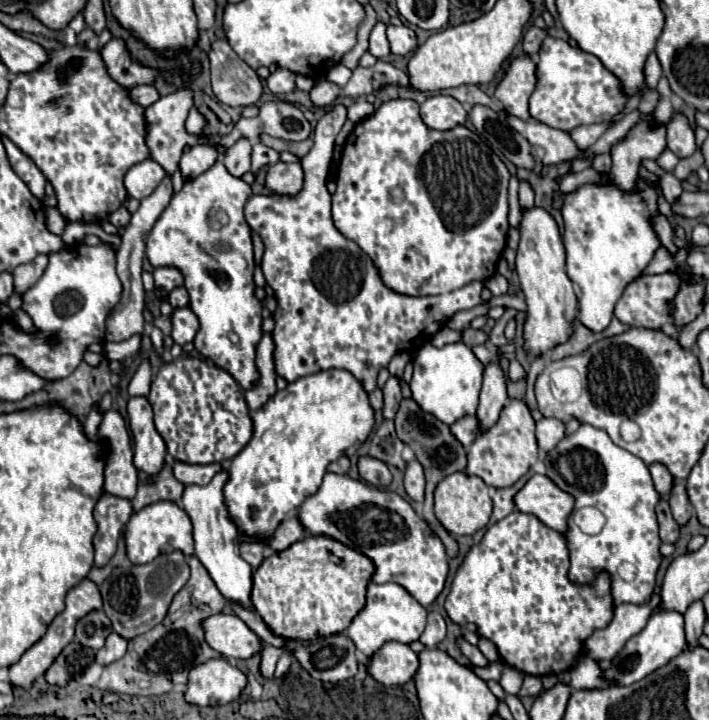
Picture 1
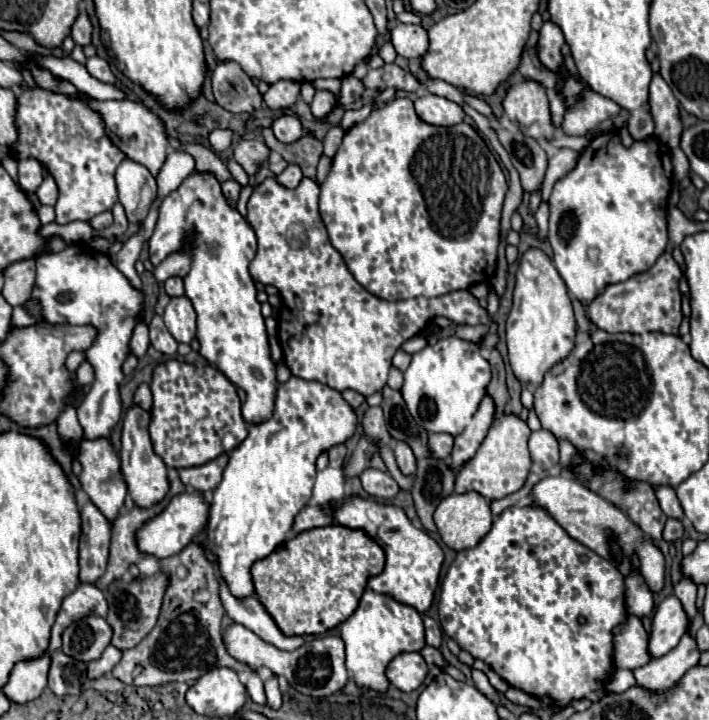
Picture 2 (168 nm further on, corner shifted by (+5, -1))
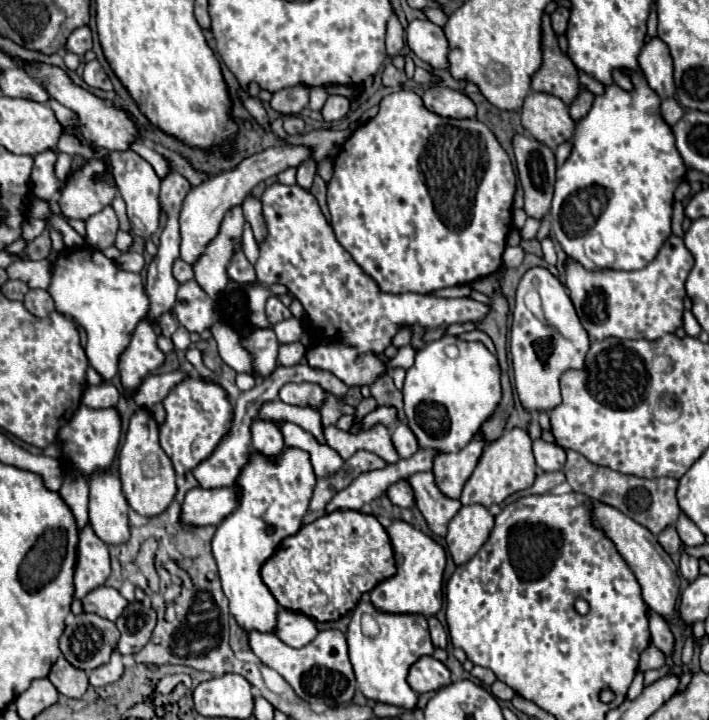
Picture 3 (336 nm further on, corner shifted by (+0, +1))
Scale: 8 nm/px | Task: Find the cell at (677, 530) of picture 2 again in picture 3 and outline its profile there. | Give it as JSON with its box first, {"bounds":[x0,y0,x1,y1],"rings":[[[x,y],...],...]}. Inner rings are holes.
{"bounds":[657,526,681,554],"rings":[[[675,526],[665,528],[665,532],[661,532],[661,534],[657,536],[657,542],[663,546],[663,550],[665,550],[667,554],[675,554],[675,552],[681,550],[681,540],[679,540],[679,534],[677,534]]]}

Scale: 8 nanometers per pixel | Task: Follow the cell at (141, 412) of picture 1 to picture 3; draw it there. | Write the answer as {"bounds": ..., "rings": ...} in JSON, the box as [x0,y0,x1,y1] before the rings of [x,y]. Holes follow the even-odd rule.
{"bounds":[119,408,175,518],"rings":[[[139,408],[131,418],[125,444],[119,452],[119,480],[129,506],[145,518],[159,516],[175,498],[175,470],[169,456],[159,446],[159,426],[145,408]]]}

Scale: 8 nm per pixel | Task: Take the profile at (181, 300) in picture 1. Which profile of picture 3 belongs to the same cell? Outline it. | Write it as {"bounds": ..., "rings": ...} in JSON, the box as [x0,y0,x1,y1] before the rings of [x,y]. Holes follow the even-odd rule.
{"bounds":[173,258,193,284],"rings":[[[177,258],[175,264],[173,264],[173,276],[175,276],[175,280],[177,280],[179,284],[191,280],[191,278],[193,278],[193,268],[191,268],[191,264],[185,264],[185,260]]]}

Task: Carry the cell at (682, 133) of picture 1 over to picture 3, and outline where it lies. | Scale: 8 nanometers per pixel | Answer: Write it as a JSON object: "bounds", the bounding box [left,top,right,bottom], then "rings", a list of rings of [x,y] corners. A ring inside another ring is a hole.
{"bounds":[637,38,675,96],"rings":[[[651,38],[643,50],[637,56],[637,64],[641,72],[645,74],[649,86],[661,96],[673,96],[675,84],[673,84],[673,60],[669,56],[669,48],[661,38]]]}

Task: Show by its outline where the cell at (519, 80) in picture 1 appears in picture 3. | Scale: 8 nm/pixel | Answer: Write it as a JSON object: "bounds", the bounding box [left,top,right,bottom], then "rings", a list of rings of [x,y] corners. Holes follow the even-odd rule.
{"bounds":[521,92,575,150],"rings":[[[531,92],[525,98],[521,110],[521,122],[525,130],[551,150],[569,142],[575,132],[575,120],[569,116],[569,108],[551,94]]]}

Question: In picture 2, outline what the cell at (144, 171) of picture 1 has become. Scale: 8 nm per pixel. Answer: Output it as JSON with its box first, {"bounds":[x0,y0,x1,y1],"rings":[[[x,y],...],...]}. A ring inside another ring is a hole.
{"bounds":[116,160,156,224],"rings":[[[124,160],[118,170],[116,170],[116,186],[118,186],[118,196],[120,204],[126,210],[126,216],[132,224],[140,224],[150,208],[142,208],[142,190],[148,188],[152,196],[156,196],[156,180],[150,174],[150,170],[134,160]]]}

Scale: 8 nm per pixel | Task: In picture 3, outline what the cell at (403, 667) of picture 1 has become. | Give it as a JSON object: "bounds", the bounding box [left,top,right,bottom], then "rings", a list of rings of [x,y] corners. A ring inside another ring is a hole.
{"bounds":[407,656,451,694],"rings":[[[423,656],[411,666],[407,680],[415,692],[423,694],[451,684],[451,670],[433,656]]]}

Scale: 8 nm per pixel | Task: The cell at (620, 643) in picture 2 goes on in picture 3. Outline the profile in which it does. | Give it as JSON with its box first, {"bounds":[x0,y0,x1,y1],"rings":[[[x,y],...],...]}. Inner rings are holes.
{"bounds":[639,644,665,672],"rings":[[[649,644],[649,648],[641,654],[641,662],[639,662],[639,670],[647,672],[653,668],[661,668],[665,666],[665,656],[661,650],[657,650],[653,644]]]}

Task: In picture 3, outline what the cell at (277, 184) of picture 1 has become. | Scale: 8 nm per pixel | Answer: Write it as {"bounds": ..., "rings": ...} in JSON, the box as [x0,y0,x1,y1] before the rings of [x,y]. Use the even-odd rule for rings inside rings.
{"bounds":[297,160,313,190],"rings":[[[311,160],[303,162],[303,164],[297,168],[297,184],[299,184],[301,188],[305,188],[305,190],[311,188],[311,184],[313,184],[313,180],[311,180]]]}

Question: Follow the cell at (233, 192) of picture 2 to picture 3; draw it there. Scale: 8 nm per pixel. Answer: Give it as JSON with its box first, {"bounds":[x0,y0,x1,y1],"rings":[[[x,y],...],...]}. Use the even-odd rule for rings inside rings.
{"bounds":[193,206,245,296],"rings":[[[241,206],[231,208],[223,218],[217,236],[209,242],[209,248],[205,248],[205,256],[201,256],[197,264],[193,264],[195,280],[209,296],[225,294],[223,290],[229,282],[227,268],[231,264],[233,254],[241,248],[243,226],[245,218]]]}

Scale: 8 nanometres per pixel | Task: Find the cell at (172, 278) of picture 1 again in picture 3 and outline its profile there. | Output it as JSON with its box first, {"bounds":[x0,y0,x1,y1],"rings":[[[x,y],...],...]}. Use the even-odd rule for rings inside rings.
{"bounds":[179,146,311,265],"rings":[[[281,146],[281,148],[269,148],[261,154],[255,154],[251,158],[245,158],[235,170],[223,172],[211,180],[201,182],[199,186],[193,186],[189,190],[189,194],[183,200],[181,206],[181,214],[179,214],[179,224],[181,224],[181,244],[180,258],[188,264],[193,265],[199,256],[203,253],[211,238],[215,238],[221,220],[225,216],[225,212],[229,212],[229,208],[241,204],[245,200],[245,196],[263,180],[277,176],[279,172],[287,170],[287,168],[297,168],[299,164],[303,164],[307,158],[311,156],[309,148],[305,146]]]}

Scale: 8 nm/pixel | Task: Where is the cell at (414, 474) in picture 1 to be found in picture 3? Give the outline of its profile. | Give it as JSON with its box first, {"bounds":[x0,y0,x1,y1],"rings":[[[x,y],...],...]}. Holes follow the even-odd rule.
{"bounds":[391,422,419,458],"rings":[[[399,422],[399,424],[393,428],[391,440],[393,440],[393,446],[395,446],[395,450],[399,452],[401,458],[409,458],[409,456],[413,456],[413,454],[419,450],[417,438],[413,436],[413,432],[409,430],[409,426],[407,426],[405,422]]]}

